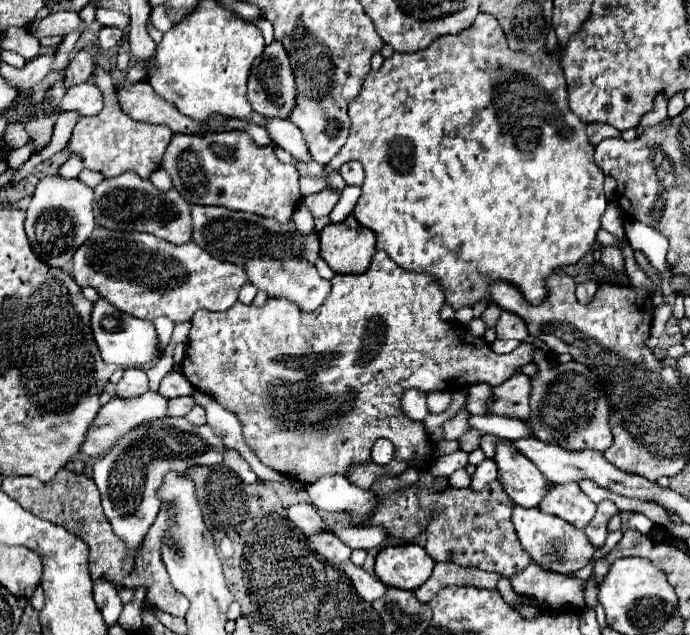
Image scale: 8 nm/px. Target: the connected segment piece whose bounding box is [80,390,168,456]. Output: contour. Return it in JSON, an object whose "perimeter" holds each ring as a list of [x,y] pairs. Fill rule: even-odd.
{"perimeter":[[[148,390],[140,398],[128,398],[128,400],[114,396],[110,402],[106,402],[100,408],[98,416],[94,418],[92,426],[88,428],[88,434],[86,434],[86,440],[80,446],[80,452],[86,454],[86,456],[104,456],[108,452],[108,448],[114,444],[116,438],[124,436],[128,430],[134,430],[136,426],[144,426],[148,422],[156,422],[160,418],[166,418],[168,416],[166,410],[168,410],[168,398],[164,398],[158,392]]]}

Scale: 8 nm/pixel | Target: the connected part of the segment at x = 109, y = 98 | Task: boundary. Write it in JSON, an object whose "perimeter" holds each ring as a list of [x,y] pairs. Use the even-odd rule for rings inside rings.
{"perimeter":[[[96,66],[94,76],[96,76],[98,88],[104,94],[104,108],[96,116],[82,116],[78,120],[74,134],[70,138],[70,150],[84,158],[84,164],[88,170],[102,172],[106,178],[120,176],[128,170],[136,172],[140,178],[148,178],[160,166],[158,160],[162,158],[174,132],[166,126],[136,122],[128,118],[128,114],[120,110],[120,104],[116,104],[116,90],[114,90],[110,72]]]}

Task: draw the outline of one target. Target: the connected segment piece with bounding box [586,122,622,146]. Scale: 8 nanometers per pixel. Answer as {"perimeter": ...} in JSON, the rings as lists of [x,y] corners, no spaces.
{"perimeter":[[[594,122],[594,124],[588,124],[588,138],[592,140],[592,144],[594,146],[598,146],[602,140],[606,140],[606,138],[618,138],[622,132],[620,130],[616,130],[614,126],[610,126],[610,124],[604,124],[604,122]]]}

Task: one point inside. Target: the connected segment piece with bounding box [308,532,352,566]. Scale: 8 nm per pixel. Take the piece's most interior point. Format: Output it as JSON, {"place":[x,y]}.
{"place":[329,545]}

